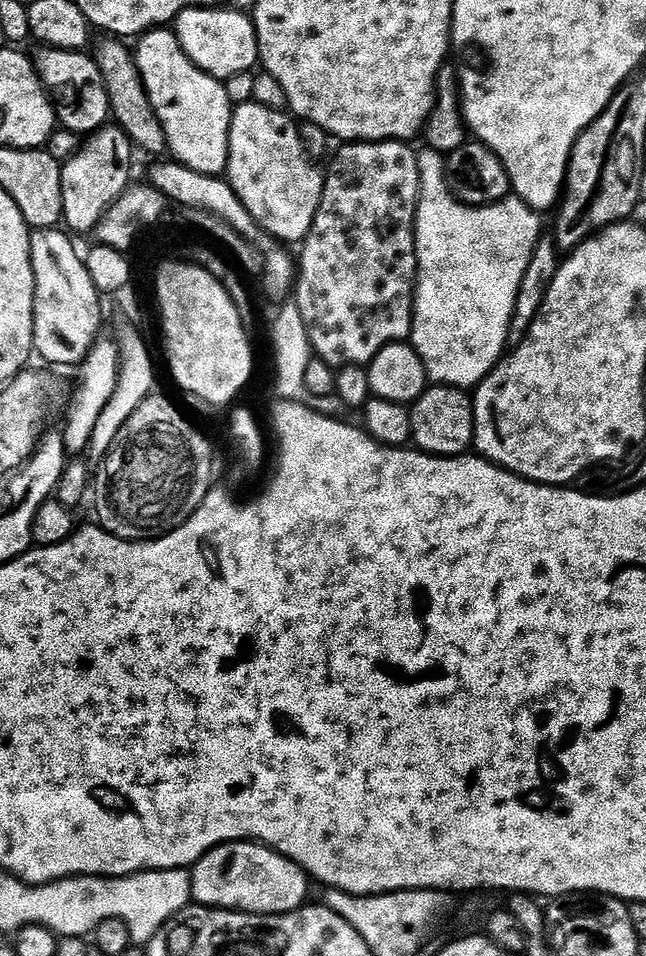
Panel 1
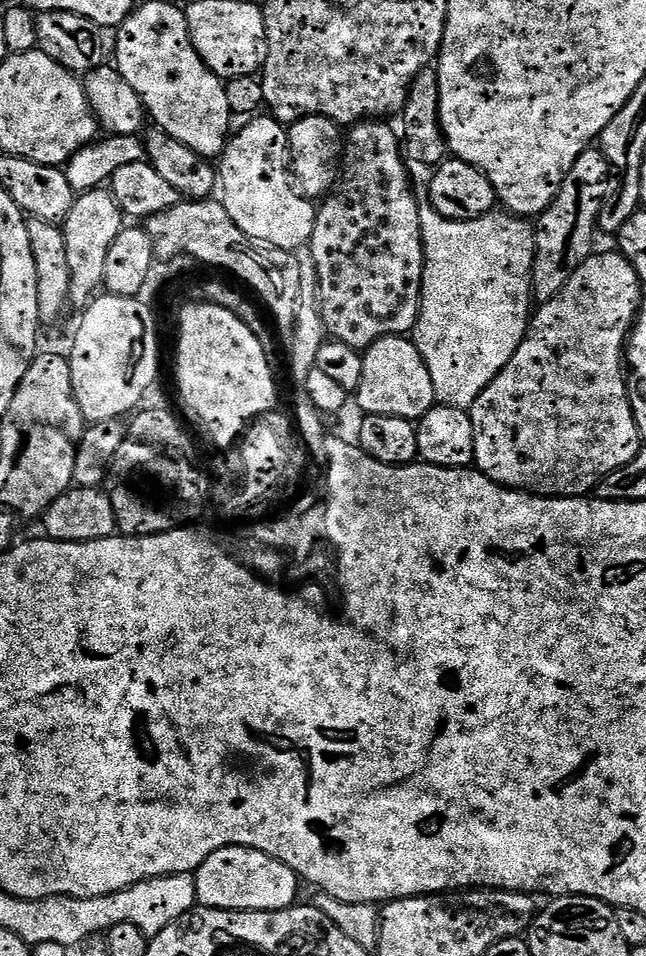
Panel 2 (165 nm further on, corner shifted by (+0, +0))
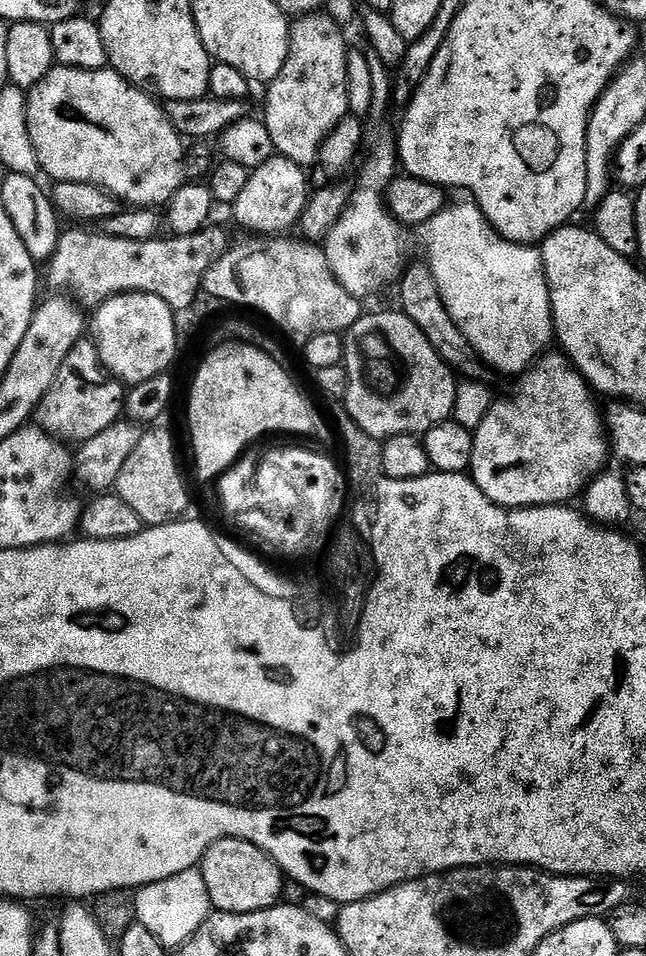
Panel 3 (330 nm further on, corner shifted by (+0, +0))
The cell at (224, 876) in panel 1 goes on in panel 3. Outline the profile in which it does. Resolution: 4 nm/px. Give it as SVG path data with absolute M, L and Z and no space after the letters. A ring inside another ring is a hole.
M226 838L214 842L198 867L204 876L212 907L217 912L257 912L270 908L281 899L280 891L286 885L280 867L249 840Z

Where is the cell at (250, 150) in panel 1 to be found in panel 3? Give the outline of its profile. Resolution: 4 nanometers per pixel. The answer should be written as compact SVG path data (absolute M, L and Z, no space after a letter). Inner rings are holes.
M274 154L262 166L251 169L246 186L241 194L237 196L234 203L236 210L236 220L244 228L249 228L249 233L264 234L260 232L274 232L270 234L284 234L287 228L295 229L300 223L301 216L304 215L304 208L310 199L310 182L304 178L305 169L301 165L290 162L286 157Z

